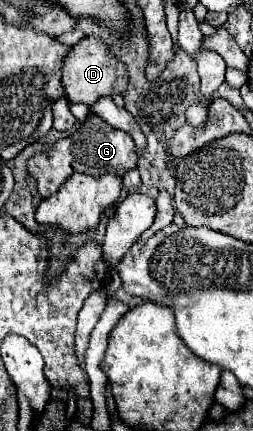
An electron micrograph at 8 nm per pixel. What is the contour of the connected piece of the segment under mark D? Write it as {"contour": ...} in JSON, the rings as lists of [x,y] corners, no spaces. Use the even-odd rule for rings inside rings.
{"contour":[[[91,36],[81,38],[75,46],[71,46],[69,56],[63,60],[63,76],[61,76],[65,98],[69,104],[87,104],[91,106],[99,96],[111,96],[121,94],[127,90],[127,68],[109,54],[107,46]]]}

